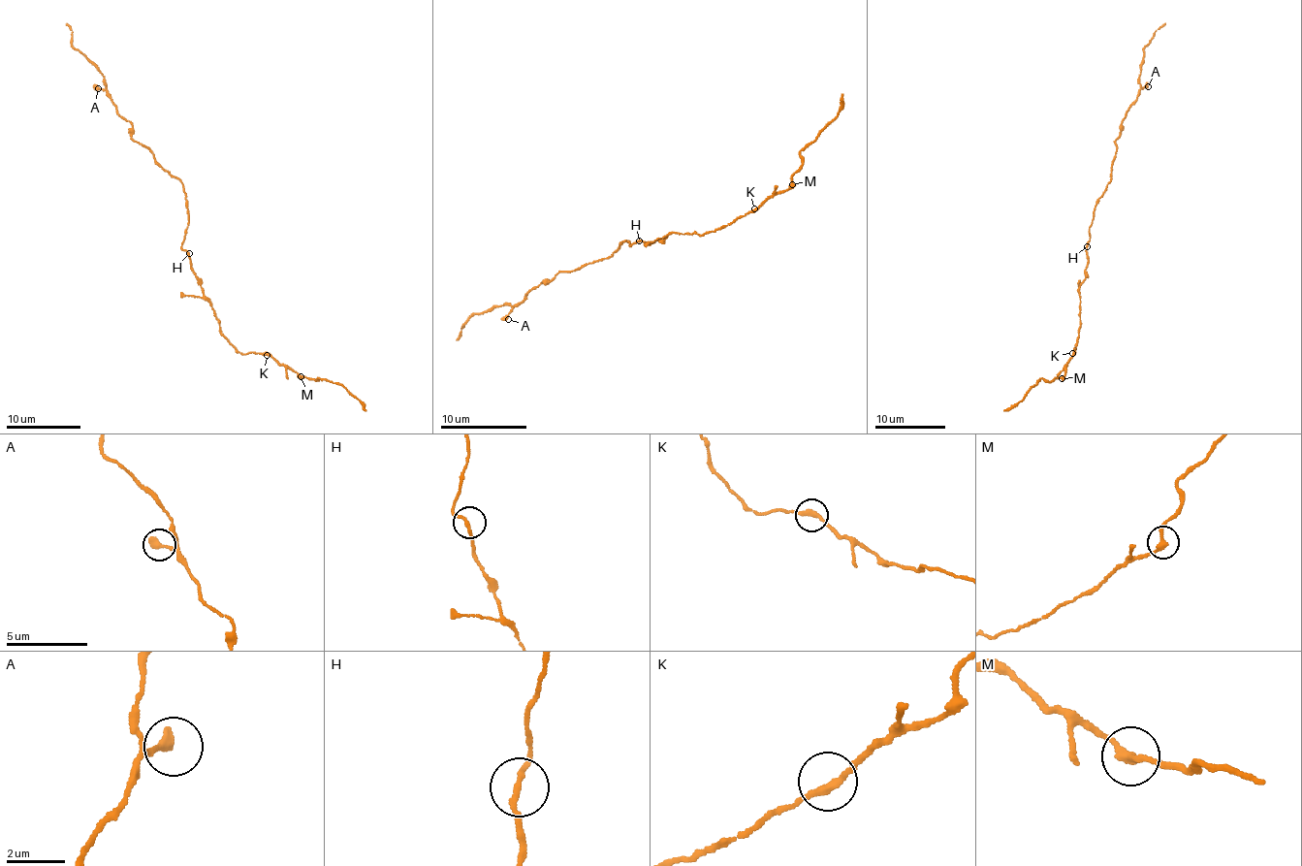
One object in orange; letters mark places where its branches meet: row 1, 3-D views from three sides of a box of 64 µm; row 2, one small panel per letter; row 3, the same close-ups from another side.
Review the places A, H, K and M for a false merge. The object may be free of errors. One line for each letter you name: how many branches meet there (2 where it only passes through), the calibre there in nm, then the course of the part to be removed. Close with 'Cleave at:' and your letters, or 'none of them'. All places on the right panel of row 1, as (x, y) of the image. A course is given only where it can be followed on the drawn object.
M: Branches: 2. Thickness 280 nm. Course of the part to remove: (1063, 378), (1050, 381), (1040, 378), (1018, 403), (1003, 411)
Cleave at: M

